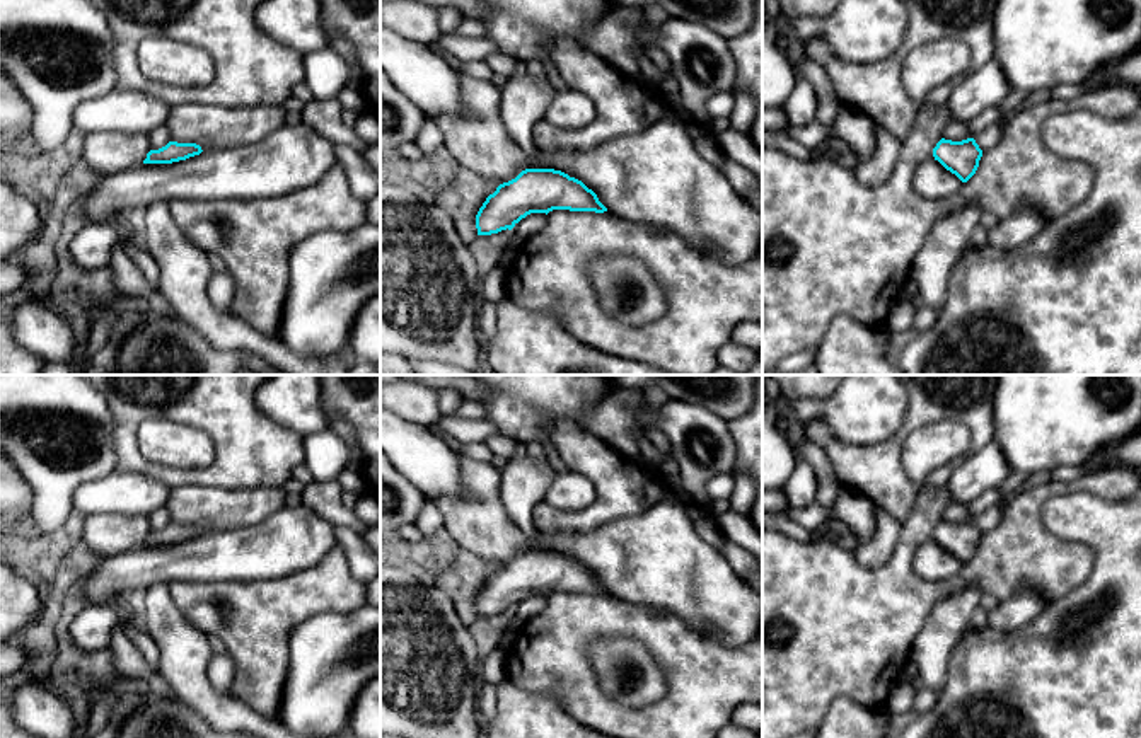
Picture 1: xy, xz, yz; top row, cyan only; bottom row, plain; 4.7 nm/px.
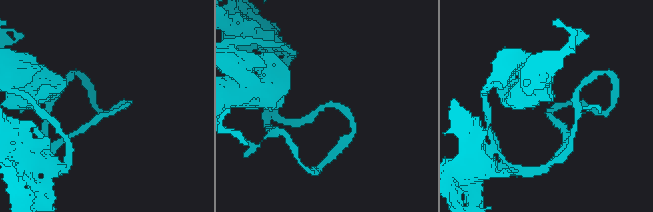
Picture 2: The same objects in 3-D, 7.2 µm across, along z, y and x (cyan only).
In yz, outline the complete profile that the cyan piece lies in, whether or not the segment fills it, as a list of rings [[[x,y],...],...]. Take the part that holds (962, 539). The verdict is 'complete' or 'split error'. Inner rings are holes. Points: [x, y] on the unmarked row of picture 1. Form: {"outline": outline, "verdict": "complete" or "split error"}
{"outline": [[[941,520],[912,559],[914,573],[928,583],[955,578],[977,552],[982,532],[974,520],[952,523]]], "verdict": "split error"}

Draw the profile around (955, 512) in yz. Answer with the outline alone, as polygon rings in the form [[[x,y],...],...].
[[[950,503],[945,508],[941,520],[952,522],[952,523],[967,522],[967,520],[970,520],[969,506],[967,504],[960,504],[960,503]]]

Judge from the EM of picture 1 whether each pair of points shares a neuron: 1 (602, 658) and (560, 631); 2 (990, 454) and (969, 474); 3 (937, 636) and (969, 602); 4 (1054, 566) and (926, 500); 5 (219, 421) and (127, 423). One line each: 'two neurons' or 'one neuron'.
1: two neurons
2: one neuron
3: one neuron
4: one neuron
5: one neuron

